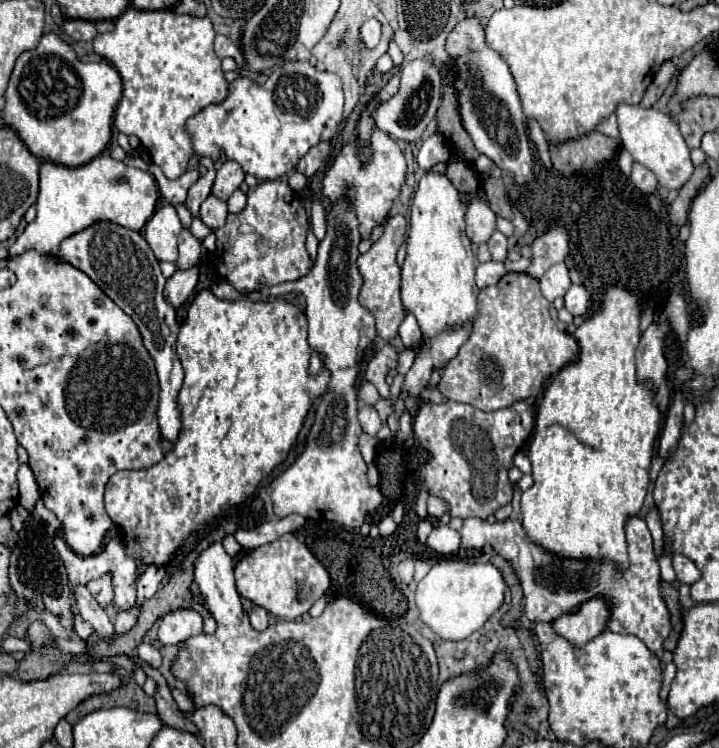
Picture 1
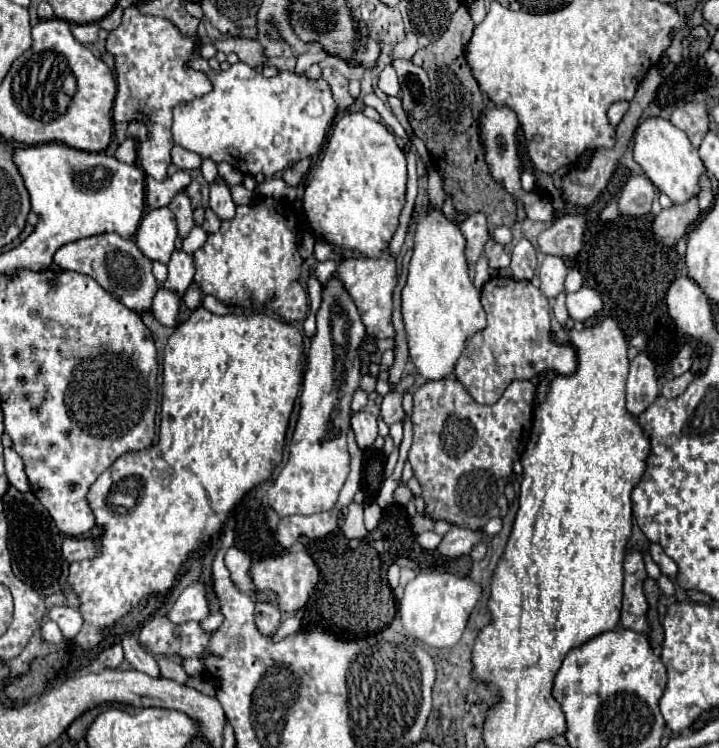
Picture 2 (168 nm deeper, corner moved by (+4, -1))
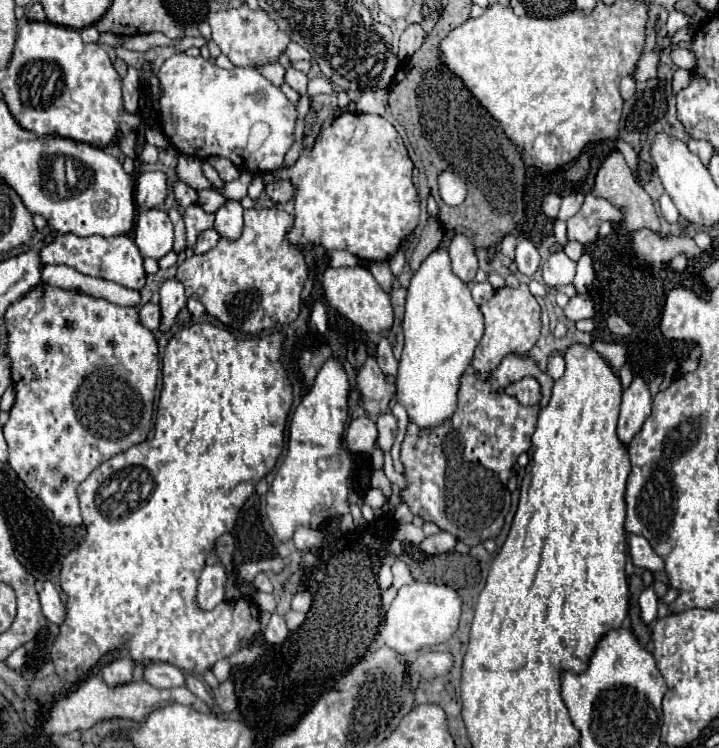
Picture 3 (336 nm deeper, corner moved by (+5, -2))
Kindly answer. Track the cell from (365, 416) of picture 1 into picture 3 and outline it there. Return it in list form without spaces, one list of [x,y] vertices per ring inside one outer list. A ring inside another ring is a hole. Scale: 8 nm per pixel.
[[[360,416],[350,422],[346,430],[346,446],[350,454],[370,454],[376,444],[376,424],[368,416]]]

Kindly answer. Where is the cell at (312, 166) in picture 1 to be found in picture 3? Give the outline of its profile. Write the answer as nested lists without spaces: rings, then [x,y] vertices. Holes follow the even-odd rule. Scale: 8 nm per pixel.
[[[280,180],[280,182],[272,182],[266,186],[266,194],[276,202],[276,204],[286,204],[294,198],[294,188],[288,180]]]

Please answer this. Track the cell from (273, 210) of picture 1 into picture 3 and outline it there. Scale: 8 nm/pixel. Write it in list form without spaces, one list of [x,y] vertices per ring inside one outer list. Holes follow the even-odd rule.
[[[252,208],[244,212],[244,232],[240,240],[226,240],[220,238],[218,246],[202,256],[186,258],[182,264],[178,264],[176,280],[184,284],[186,296],[196,298],[204,304],[206,312],[214,318],[218,318],[224,326],[228,326],[234,332],[242,334],[260,334],[262,330],[274,328],[278,324],[288,324],[298,318],[300,312],[300,294],[308,280],[308,270],[304,256],[292,248],[284,238],[288,228],[292,226],[294,218],[280,210],[280,208]]]

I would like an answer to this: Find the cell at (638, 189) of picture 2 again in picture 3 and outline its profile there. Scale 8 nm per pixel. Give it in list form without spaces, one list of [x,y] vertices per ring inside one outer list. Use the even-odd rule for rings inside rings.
[[[586,194],[586,200],[580,212],[566,222],[568,240],[578,240],[582,244],[594,242],[602,222],[618,222],[620,218],[622,218],[622,212],[616,206],[612,206],[608,200]]]

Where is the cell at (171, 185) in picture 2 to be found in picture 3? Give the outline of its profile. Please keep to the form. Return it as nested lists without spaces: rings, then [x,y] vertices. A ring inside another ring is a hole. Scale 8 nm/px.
[[[144,172],[136,182],[136,206],[138,210],[152,210],[164,204],[168,194],[164,172]]]

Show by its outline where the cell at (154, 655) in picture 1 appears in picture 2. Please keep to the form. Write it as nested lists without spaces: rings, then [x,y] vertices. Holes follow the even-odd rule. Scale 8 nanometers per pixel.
[[[157,657],[157,665],[161,669],[161,675],[167,679],[173,679],[177,683],[185,683],[187,681],[187,673],[183,671],[179,661],[173,661],[169,657]]]

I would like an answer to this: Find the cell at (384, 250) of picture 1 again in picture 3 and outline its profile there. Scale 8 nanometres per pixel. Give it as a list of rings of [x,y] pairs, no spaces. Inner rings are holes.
[[[354,266],[354,268],[326,268],[322,272],[322,290],[324,298],[330,308],[334,308],[340,316],[348,318],[356,326],[360,326],[366,332],[386,332],[392,326],[394,314],[390,306],[390,294],[386,294],[380,284],[374,280],[370,270],[366,266]]]

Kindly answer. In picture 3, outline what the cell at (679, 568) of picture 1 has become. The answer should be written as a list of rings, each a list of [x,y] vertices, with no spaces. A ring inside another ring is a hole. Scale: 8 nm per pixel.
[[[630,534],[630,536],[628,536],[628,546],[630,546],[630,556],[632,556],[634,566],[646,568],[646,570],[650,570],[650,572],[660,572],[660,570],[664,570],[662,558],[660,558],[658,554],[654,554],[654,550],[650,548],[648,540],[644,540],[644,536]]]

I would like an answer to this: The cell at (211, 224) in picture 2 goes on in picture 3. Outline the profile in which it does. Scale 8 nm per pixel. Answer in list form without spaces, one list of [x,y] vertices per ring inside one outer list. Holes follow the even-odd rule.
[[[212,228],[212,230],[206,230],[206,232],[200,234],[194,252],[196,252],[196,254],[204,254],[204,252],[212,250],[212,248],[218,244],[218,240],[220,240],[220,234],[218,234],[214,228]]]

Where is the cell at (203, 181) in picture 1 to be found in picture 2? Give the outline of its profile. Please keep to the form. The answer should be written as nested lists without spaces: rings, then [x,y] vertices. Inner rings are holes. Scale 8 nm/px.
[[[185,191],[177,193],[175,199],[169,203],[169,209],[175,213],[177,217],[177,227],[179,227],[179,235],[181,237],[187,237],[187,233],[191,231],[191,227],[195,225],[193,223],[193,205],[191,205],[191,199]]]

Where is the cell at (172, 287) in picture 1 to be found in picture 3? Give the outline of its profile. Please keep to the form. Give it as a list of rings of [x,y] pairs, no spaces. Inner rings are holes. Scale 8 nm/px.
[[[144,304],[140,310],[138,310],[138,318],[140,318],[140,324],[146,326],[148,330],[156,330],[160,326],[160,306],[158,304]]]

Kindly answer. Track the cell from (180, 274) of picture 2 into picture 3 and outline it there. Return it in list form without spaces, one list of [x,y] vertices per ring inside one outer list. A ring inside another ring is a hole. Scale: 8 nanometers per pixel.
[[[176,278],[164,282],[160,288],[160,312],[162,312],[160,318],[162,320],[160,320],[160,328],[154,332],[156,340],[160,340],[160,336],[172,328],[174,318],[180,312],[180,308],[184,308],[184,304],[186,304],[186,294],[184,294],[182,282],[178,282]]]

